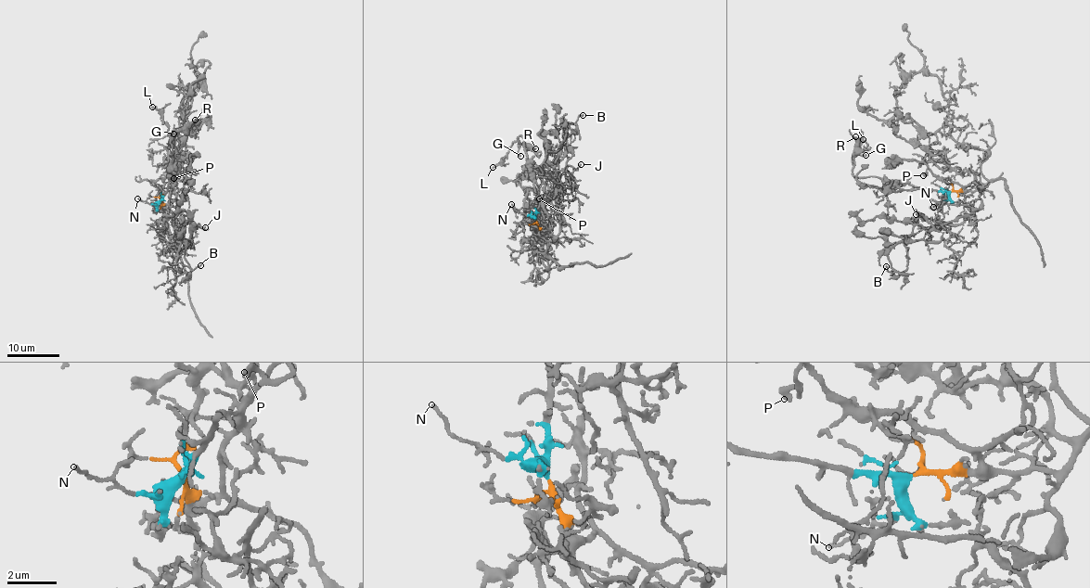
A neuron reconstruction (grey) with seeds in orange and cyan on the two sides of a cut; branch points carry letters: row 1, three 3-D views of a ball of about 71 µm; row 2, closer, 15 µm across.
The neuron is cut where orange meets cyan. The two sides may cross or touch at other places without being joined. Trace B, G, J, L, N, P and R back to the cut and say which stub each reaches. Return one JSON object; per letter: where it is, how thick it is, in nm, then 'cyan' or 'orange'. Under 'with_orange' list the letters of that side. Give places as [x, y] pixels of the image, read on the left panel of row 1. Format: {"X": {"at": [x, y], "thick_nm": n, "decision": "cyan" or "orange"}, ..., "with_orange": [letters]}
{"B": {"at": [200, 265], "thick_nm": 140, "decision": "orange"}, "G": {"at": [173, 134], "thick_nm": 170, "decision": "cyan"}, "J": {"at": [205, 227], "thick_nm": 150, "decision": "orange"}, "L": {"at": [152, 107], "thick_nm": 140, "decision": "cyan"}, "N": {"at": [137, 198], "thick_nm": 110, "decision": "cyan"}, "P": {"at": [173, 178], "thick_nm": 190, "decision": "orange"}, "R": {"at": [195, 120], "thick_nm": 200, "decision": "cyan"}, "with_orange": ["B", "J", "P"]}

